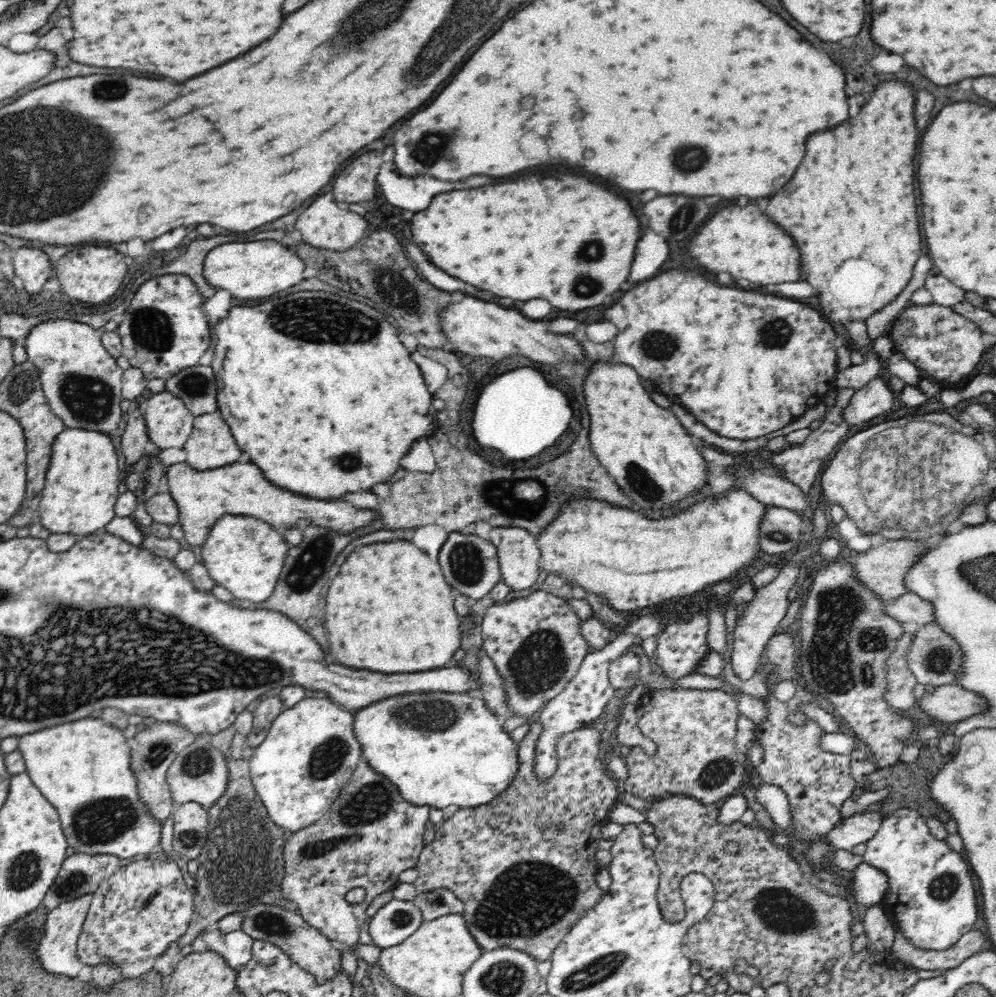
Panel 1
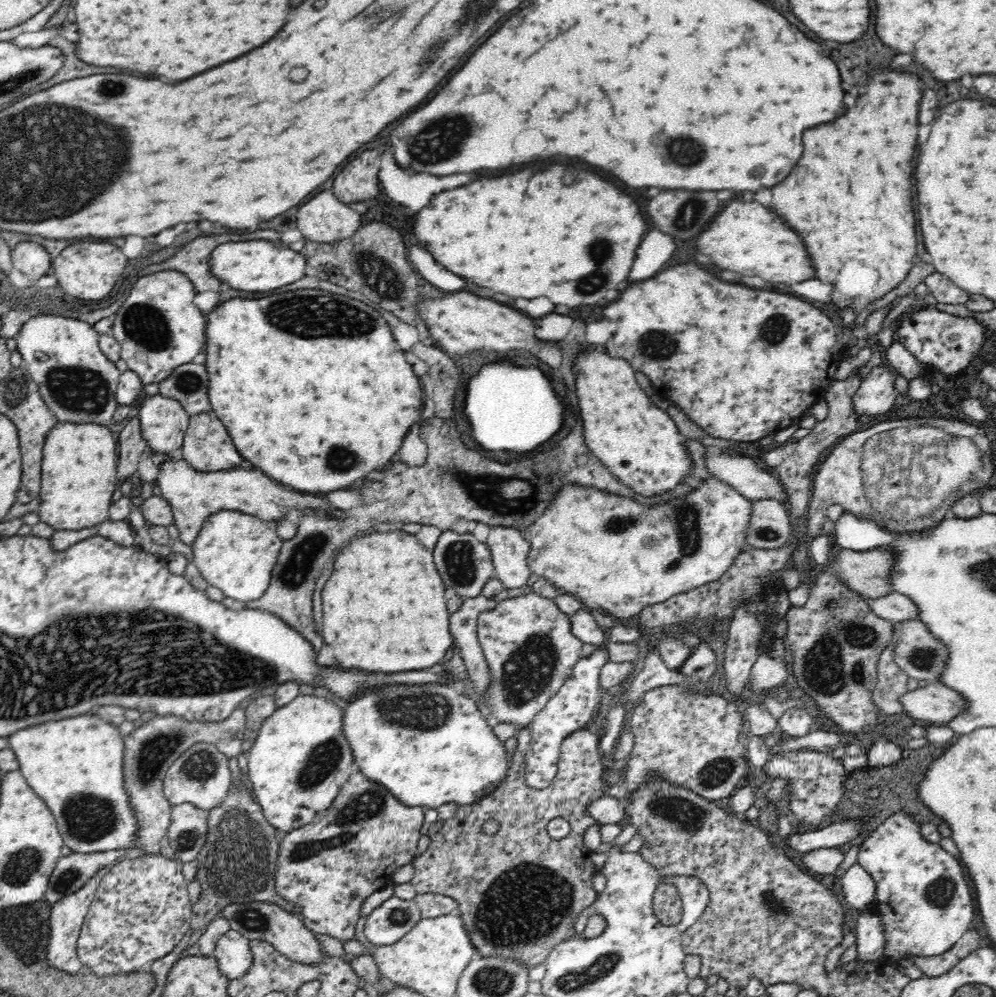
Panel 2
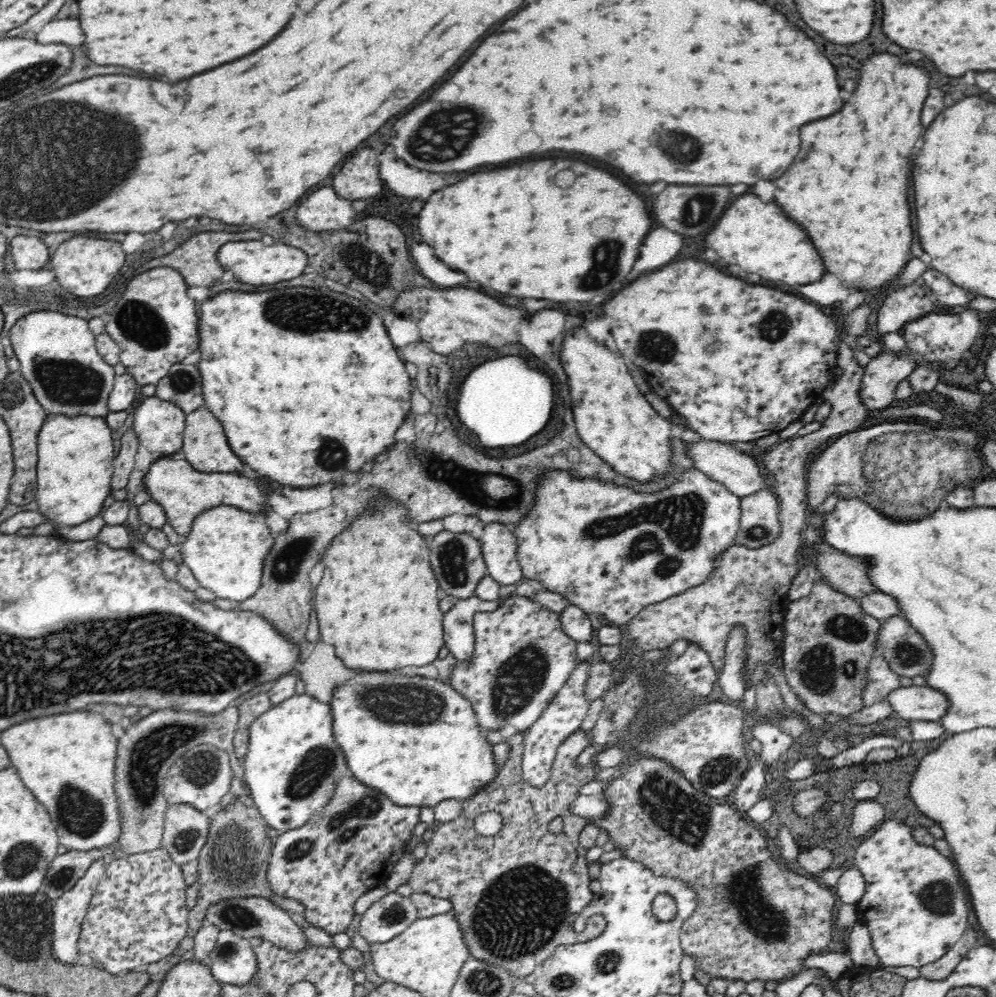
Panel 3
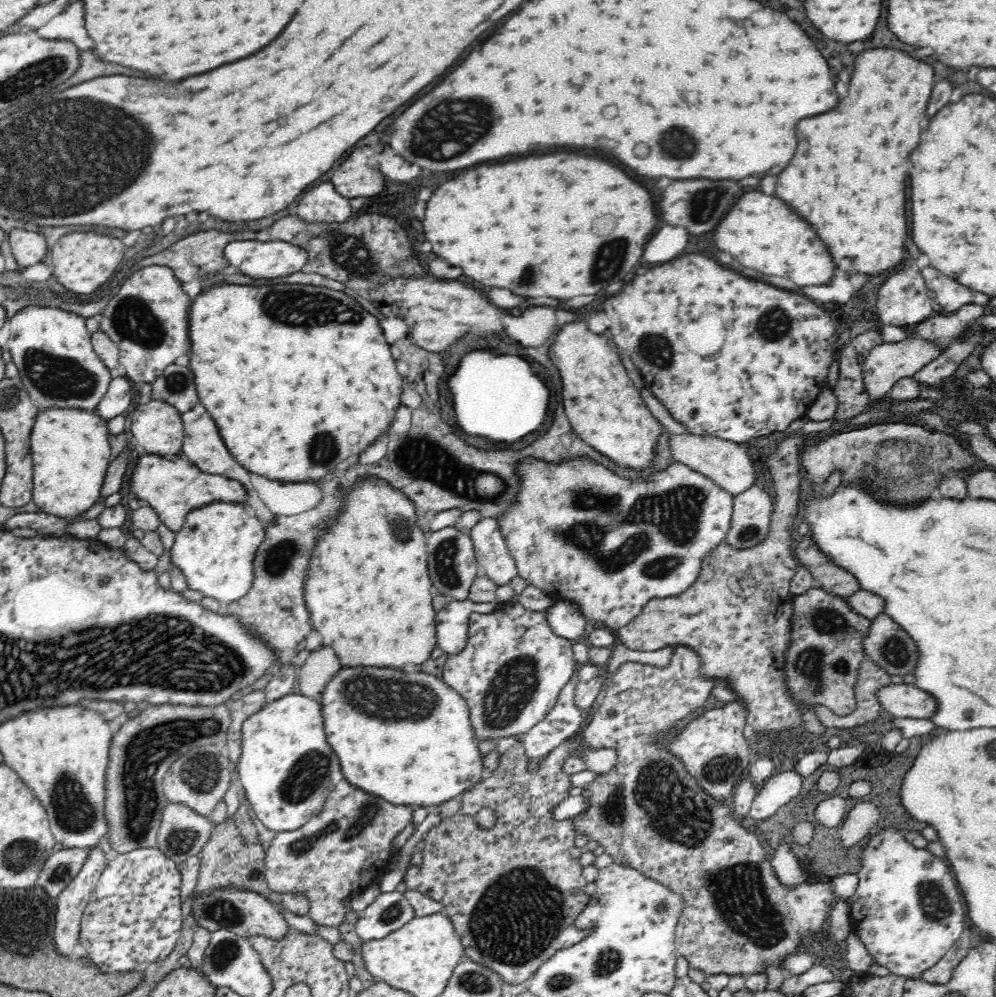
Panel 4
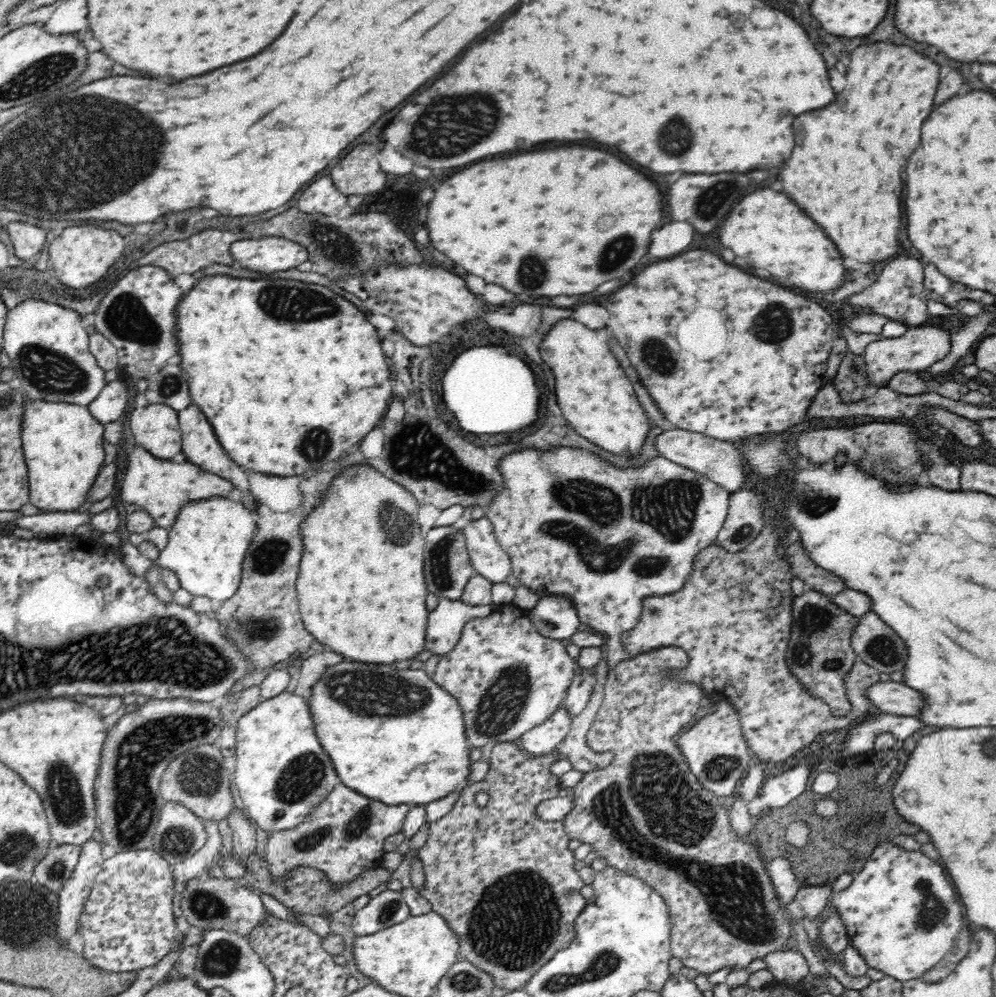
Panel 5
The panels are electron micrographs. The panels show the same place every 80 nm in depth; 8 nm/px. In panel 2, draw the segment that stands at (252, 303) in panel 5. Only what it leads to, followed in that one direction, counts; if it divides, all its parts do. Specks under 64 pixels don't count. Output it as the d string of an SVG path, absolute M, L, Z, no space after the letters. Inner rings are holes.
M292 290L278 292L262 298L230 298L216 304L210 312L206 312L206 350L204 366L208 374L208 399L216 416L226 424L236 450L258 470L262 470L272 480L290 486L294 491L324 494L344 488L354 487L376 476L399 452L402 434L408 432L416 422L420 422L422 410L422 388L418 376L412 372L412 366L406 362L404 352L396 344L390 326L386 320L358 299L340 294L332 294L326 290Z

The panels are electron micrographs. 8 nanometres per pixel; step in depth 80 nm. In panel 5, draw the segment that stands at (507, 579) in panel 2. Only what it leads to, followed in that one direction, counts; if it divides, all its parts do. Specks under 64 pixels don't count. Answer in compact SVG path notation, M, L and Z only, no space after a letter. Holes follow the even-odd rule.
M484 516L469 520L460 528L460 533L464 535L466 551L475 574L493 583L503 583L512 572L510 557L496 540L490 520Z

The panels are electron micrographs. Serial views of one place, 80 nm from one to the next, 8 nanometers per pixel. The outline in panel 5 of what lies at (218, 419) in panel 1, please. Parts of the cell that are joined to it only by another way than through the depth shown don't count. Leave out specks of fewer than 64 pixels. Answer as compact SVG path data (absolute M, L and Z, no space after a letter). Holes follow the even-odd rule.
M194 404L189 405L184 410L177 411L177 421L180 426L182 436L181 450L186 455L188 461L193 465L200 467L203 471L208 471L220 475L222 478L228 479L232 484L244 493L244 500L242 504L250 511L255 508L255 497L250 490L250 483L248 483L248 471L237 465L218 443L217 437L210 426L208 419L204 418L204 413L200 408Z

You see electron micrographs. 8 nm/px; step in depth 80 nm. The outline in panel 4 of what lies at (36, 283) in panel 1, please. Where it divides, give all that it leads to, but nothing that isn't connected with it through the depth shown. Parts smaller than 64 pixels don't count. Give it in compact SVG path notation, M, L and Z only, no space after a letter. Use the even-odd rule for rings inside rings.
M12 228L9 243L15 259L23 268L40 262L48 252L46 238L41 233L28 229Z

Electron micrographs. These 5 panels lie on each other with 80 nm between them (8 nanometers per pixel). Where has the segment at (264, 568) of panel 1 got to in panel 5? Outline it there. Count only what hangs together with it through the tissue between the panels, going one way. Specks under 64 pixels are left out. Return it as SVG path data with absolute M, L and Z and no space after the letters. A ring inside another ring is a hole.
M211 497L188 502L168 528L168 542L150 567L164 566L176 573L182 589L194 596L224 601L238 590L242 560L256 530L255 514L242 502Z

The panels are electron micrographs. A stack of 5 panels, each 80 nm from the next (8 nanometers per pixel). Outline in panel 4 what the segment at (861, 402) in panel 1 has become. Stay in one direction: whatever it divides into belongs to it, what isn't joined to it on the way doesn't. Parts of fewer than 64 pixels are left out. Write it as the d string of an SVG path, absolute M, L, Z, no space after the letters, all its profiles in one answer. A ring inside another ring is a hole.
M908 332L908 336L900 342L882 342L876 344L870 348L865 358L863 358L861 366L863 367L863 376L864 376L864 387L866 387L866 393L869 394L871 401L878 401L879 399L884 399L896 385L896 382L899 382L902 378L914 377L920 370L926 367L926 364L934 362L935 358L938 358L943 352L944 348L941 348L939 340L944 339L936 338L934 342L928 340L927 338L920 338Z

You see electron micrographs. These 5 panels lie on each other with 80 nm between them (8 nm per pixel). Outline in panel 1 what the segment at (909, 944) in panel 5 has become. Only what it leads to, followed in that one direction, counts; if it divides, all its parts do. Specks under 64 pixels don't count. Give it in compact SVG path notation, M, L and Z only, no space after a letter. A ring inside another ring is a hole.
M899 808L887 815L868 839L863 862L880 870L888 878L888 891L882 898L882 906L891 918L893 928L916 949L945 951L958 939L974 929L978 920L978 900L974 890L971 869L963 854L950 850L945 840L935 839L928 830L926 819L916 809Z

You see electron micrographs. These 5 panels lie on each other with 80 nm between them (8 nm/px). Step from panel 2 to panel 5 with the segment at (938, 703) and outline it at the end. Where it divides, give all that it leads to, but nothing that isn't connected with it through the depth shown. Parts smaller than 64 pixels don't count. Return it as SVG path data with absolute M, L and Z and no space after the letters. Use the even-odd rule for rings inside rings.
M878 681L864 690L876 711L890 714L916 716L924 706L924 699L918 691L904 683L894 681Z

